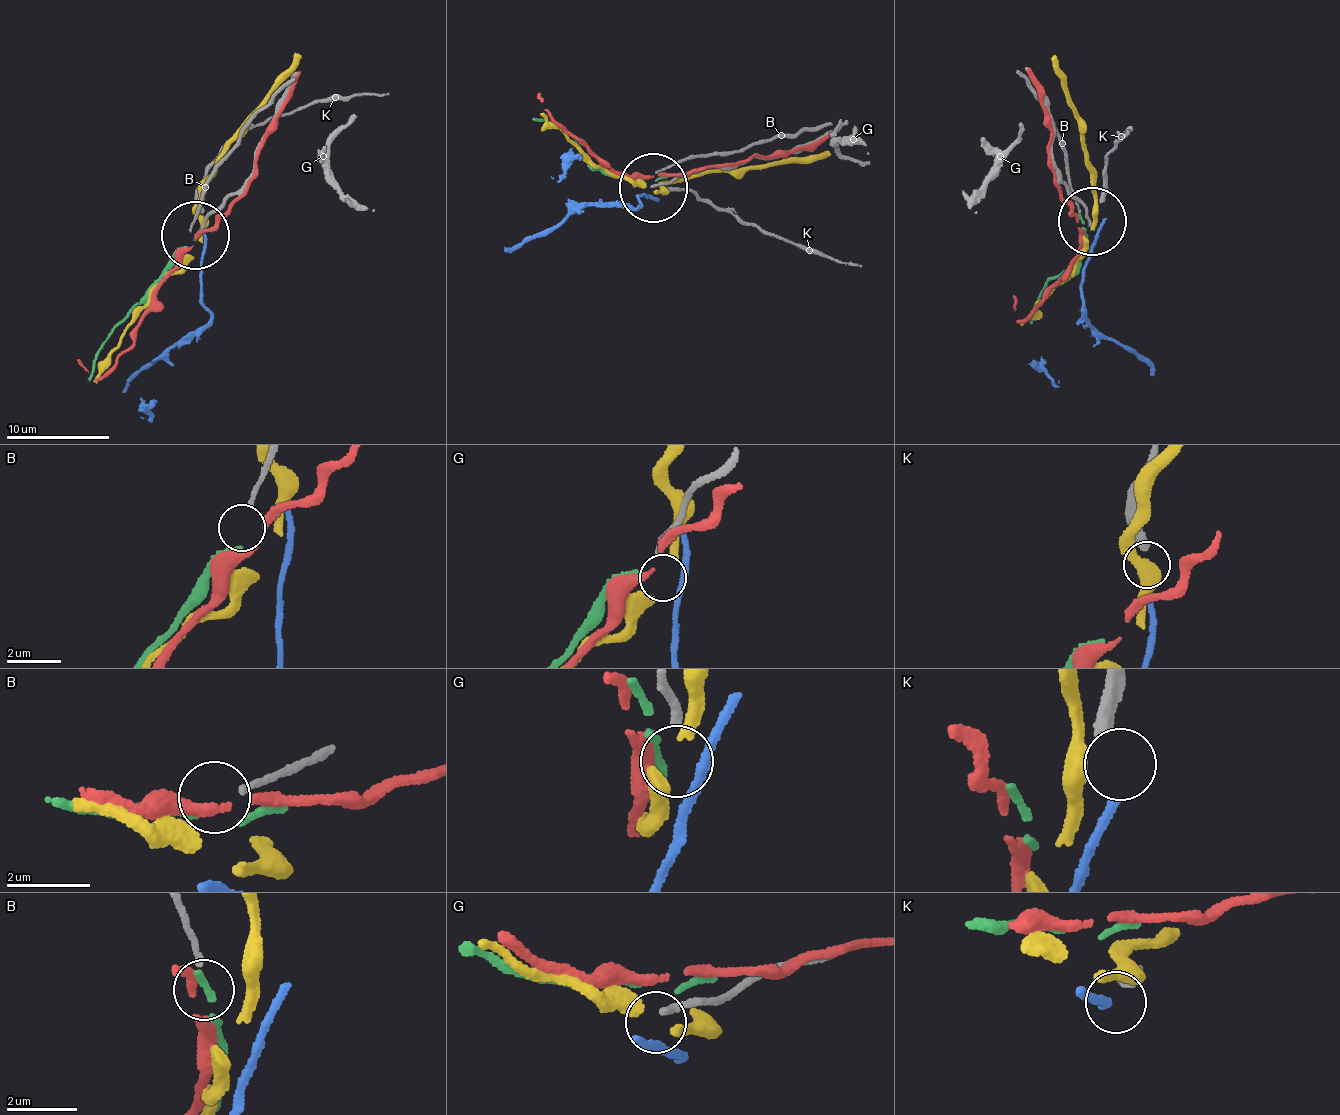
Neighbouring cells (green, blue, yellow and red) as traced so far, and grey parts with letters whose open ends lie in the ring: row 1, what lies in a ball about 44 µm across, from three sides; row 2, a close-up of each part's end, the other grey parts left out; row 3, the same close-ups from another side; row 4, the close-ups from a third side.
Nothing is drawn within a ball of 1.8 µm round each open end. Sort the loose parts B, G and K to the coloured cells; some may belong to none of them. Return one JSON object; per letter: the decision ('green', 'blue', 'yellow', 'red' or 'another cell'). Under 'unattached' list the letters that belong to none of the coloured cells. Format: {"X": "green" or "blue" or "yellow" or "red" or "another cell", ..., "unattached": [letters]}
{"B": "another cell", "G": "another cell", "K": "blue", "unattached": ["B", "G"]}

